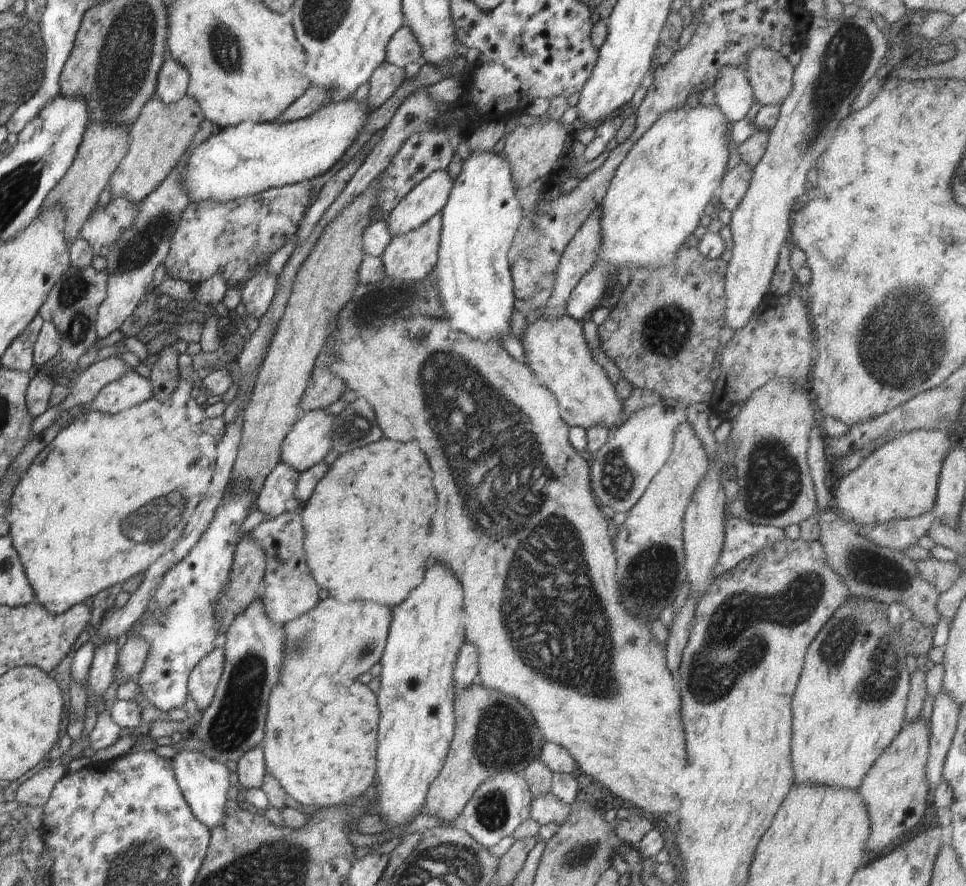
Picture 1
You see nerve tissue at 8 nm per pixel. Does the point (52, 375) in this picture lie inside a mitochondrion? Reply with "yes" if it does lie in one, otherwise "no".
no

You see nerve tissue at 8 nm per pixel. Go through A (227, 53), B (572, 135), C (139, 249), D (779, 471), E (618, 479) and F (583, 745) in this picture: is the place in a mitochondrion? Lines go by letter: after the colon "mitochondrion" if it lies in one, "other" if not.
A: mitochondrion
B: other
C: mitochondrion
D: mitochondrion
E: mitochondrion
F: other

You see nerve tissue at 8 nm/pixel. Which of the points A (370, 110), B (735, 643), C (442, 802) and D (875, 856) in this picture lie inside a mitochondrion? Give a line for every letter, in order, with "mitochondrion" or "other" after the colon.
A: other
B: mitochondrion
C: other
D: other

